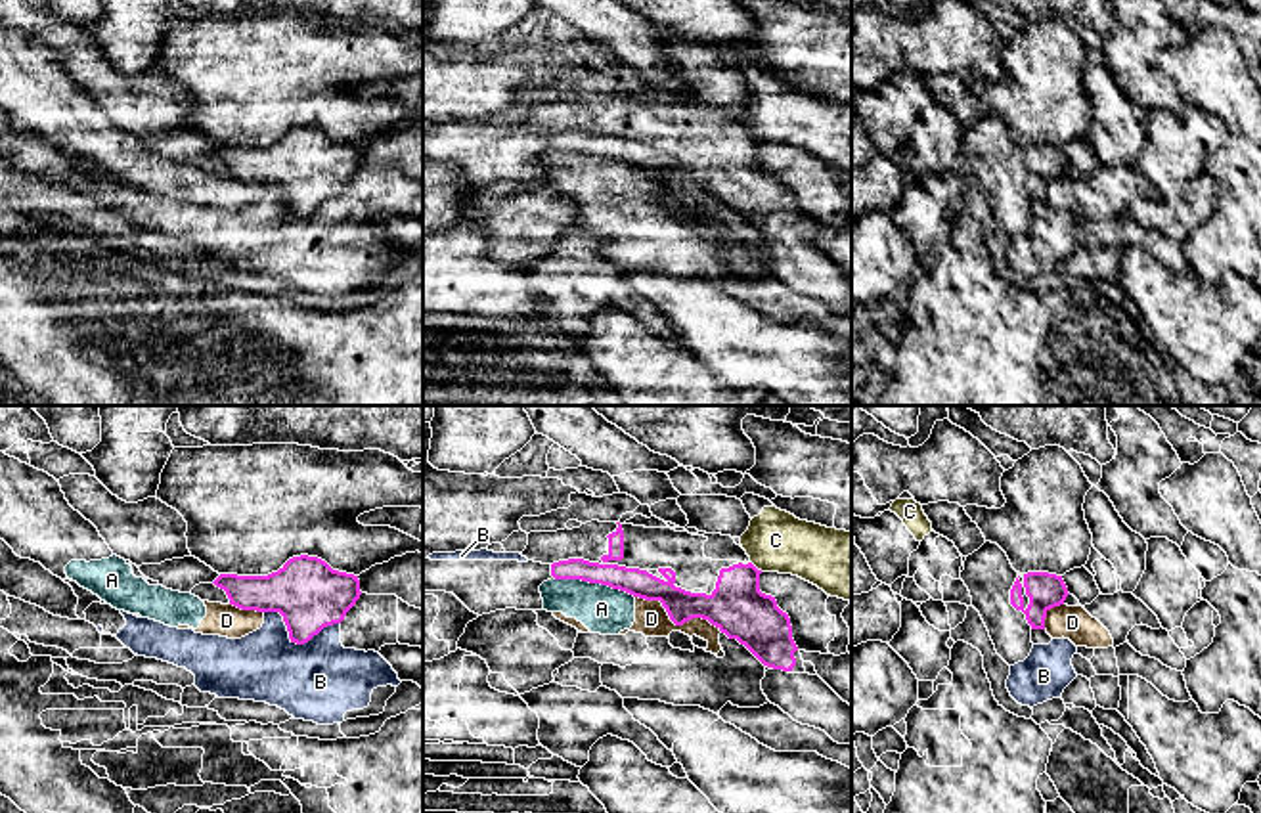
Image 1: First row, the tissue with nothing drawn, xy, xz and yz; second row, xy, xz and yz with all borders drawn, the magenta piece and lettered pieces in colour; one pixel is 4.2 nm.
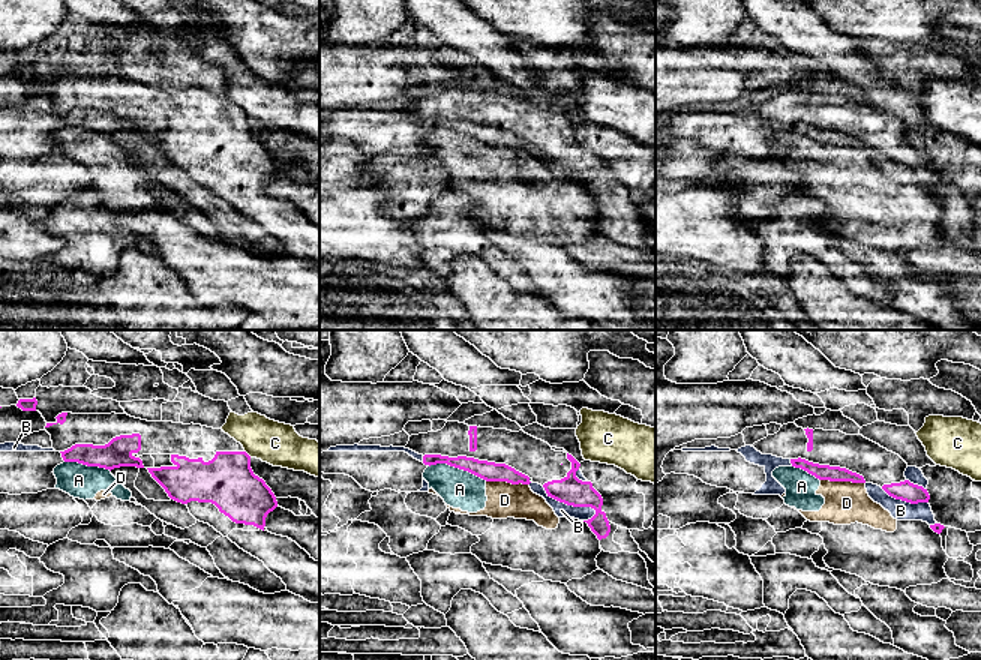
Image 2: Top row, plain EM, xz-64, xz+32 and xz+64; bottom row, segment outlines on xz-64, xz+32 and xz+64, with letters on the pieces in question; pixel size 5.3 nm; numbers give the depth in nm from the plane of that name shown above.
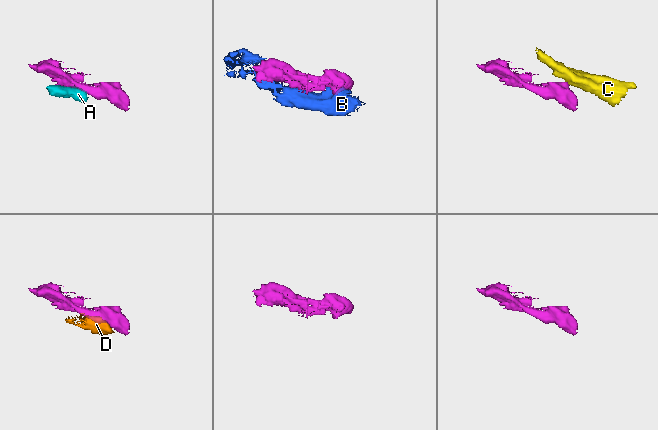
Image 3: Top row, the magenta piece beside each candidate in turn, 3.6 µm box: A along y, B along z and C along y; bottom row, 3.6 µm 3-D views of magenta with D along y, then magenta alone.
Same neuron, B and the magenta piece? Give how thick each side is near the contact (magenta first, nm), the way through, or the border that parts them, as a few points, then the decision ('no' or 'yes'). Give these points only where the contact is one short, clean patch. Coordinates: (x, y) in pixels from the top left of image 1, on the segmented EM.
300/340 nm | along xy (265, 611), (276, 611), (297, 643), (339, 622) | no

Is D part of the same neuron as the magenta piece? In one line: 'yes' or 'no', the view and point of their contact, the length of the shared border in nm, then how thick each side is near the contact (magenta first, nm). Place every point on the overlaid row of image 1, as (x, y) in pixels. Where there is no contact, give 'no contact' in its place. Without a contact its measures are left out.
no | xz (676, 624) | 400 nm | 200/140 nm

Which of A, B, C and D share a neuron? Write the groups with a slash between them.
A D / B / C

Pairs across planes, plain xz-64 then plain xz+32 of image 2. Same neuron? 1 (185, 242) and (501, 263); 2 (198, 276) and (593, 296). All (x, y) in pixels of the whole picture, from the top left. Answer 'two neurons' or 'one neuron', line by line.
1: two neurons
2: one neuron

